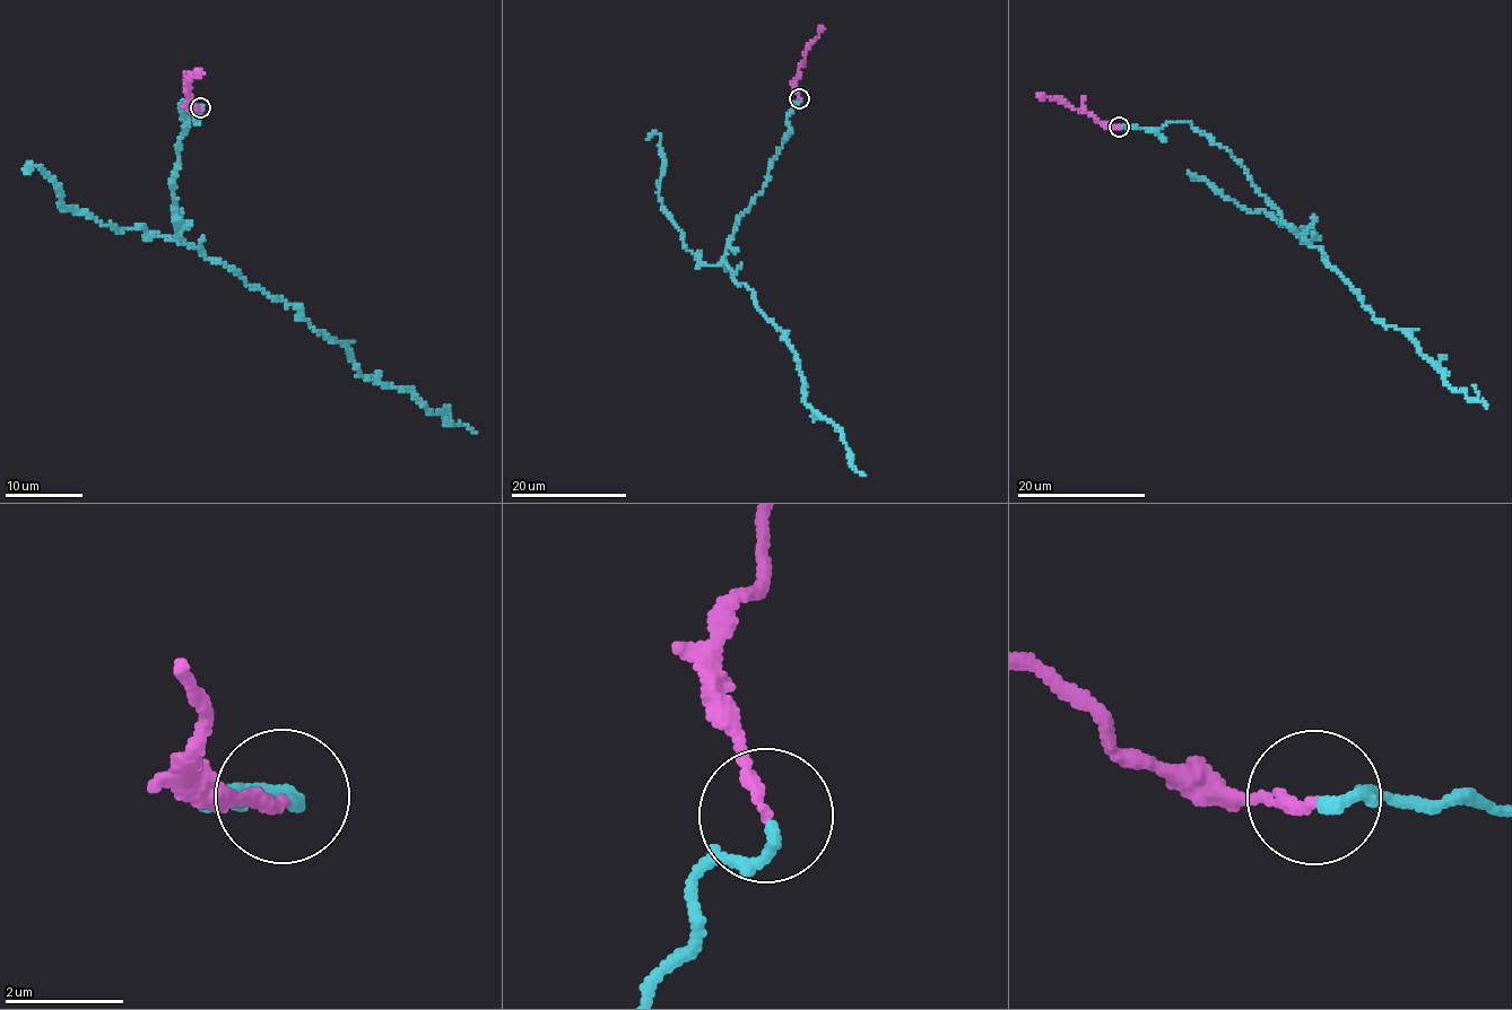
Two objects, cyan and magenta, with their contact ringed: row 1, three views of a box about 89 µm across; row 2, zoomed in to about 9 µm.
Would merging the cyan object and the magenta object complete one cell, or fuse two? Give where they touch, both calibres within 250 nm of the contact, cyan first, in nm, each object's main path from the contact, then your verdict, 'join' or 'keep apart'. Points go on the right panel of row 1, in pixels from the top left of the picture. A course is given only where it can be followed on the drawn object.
(1119, 127) | 200/200 nm | cyan via (1120, 125), (1159, 131), (1187, 121), (1219, 145), (1372, 313), (1402, 330), (1449, 385), (1487, 408) | magenta via (1118, 125), (1102, 124), (1077, 109), (1036, 93) | join

